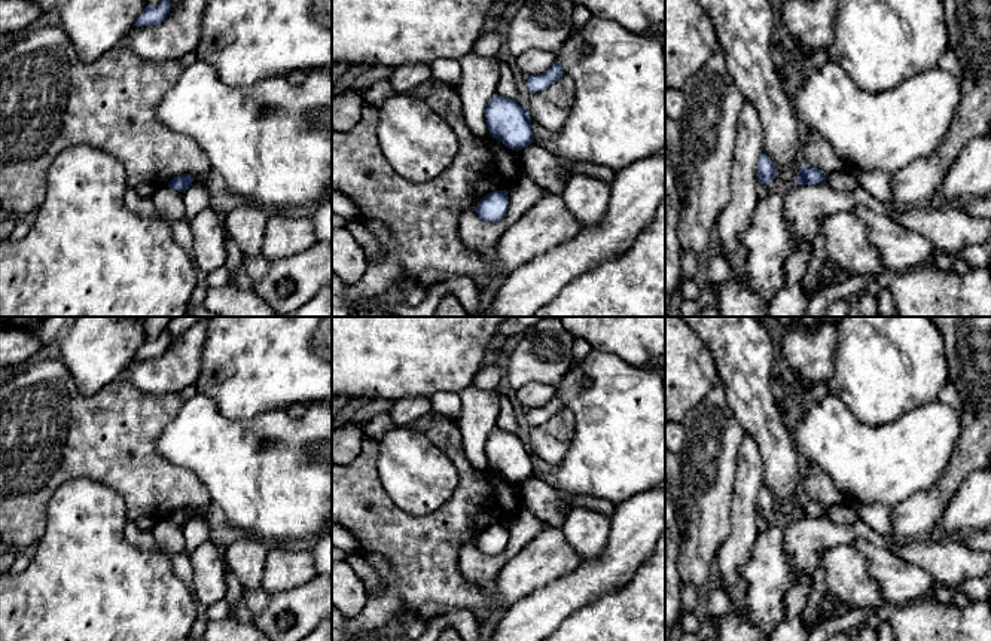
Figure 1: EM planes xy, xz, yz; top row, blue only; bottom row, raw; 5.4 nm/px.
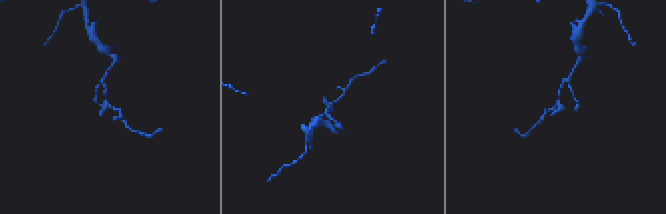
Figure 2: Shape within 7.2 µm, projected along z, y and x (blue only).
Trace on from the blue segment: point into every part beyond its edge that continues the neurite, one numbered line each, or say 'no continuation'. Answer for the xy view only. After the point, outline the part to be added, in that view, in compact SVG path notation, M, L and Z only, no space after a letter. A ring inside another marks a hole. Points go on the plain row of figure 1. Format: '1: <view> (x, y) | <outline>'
no continuation

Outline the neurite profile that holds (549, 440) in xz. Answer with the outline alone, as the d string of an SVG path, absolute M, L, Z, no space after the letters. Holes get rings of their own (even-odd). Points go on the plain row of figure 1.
M562 408L548 422L531 427L524 439L531 454L539 455L548 464L558 466L574 436L576 418L570 409Z

